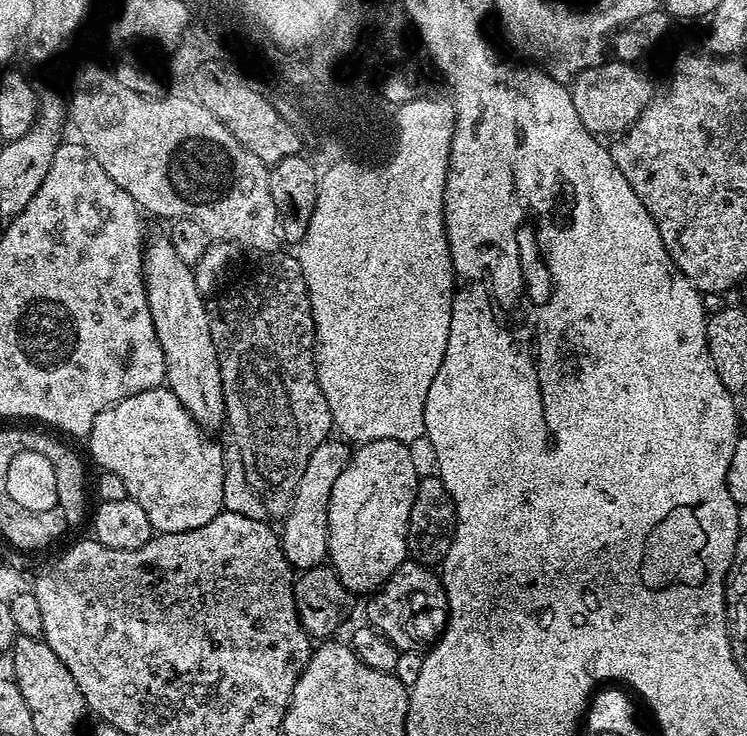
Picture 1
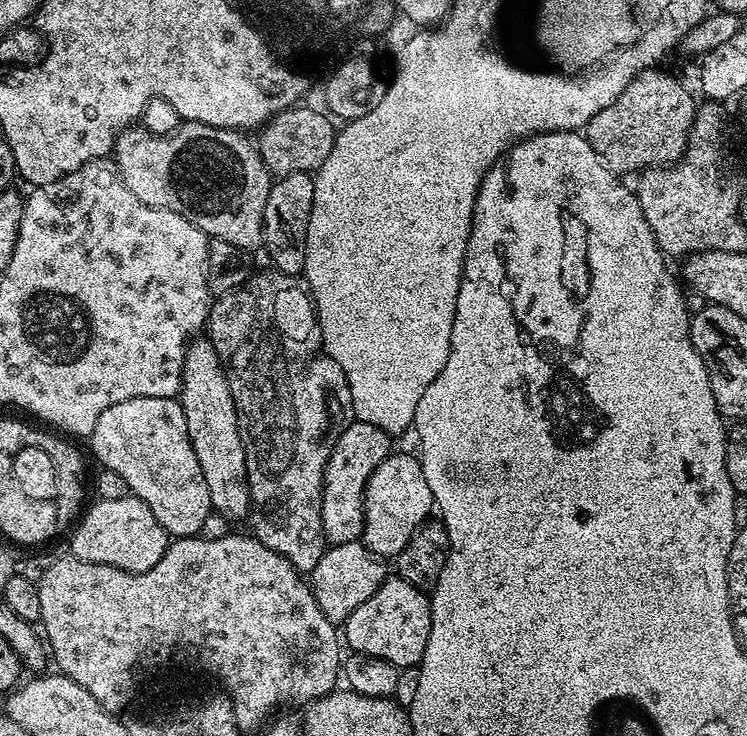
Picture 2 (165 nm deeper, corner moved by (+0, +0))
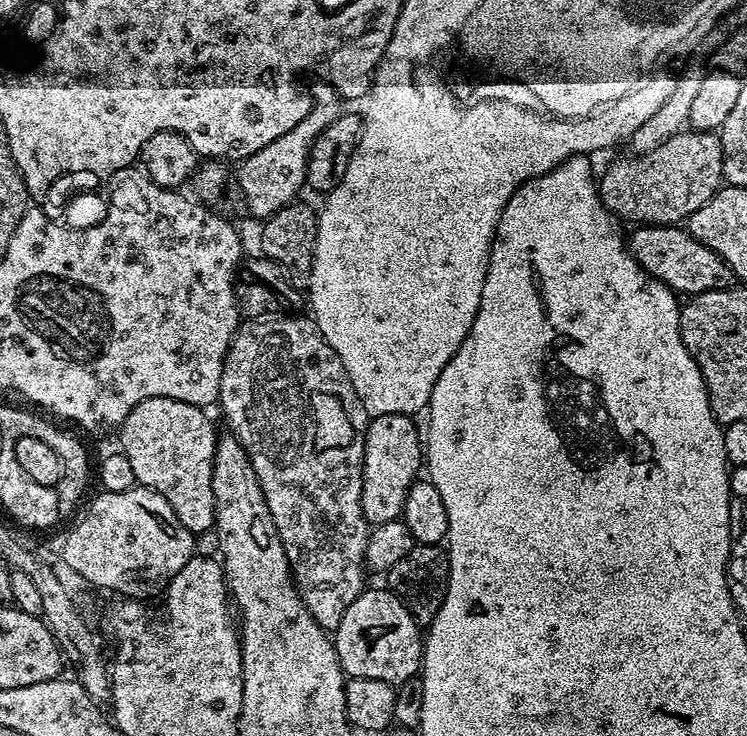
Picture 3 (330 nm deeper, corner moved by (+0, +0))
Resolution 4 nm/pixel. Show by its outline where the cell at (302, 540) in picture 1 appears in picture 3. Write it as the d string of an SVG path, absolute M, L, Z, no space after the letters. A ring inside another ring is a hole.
M382 414L372 416L364 432L362 466L362 514L369 525L397 519L404 511L408 491L422 472L422 432L416 429L411 415Z

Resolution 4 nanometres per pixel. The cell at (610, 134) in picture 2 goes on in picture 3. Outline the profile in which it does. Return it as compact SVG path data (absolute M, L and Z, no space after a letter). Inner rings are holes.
M685 130L674 134L672 138L666 142L662 142L662 146L658 146L654 150L650 150L645 156L632 156L628 160L616 160L604 172L604 177L599 177L598 187L600 190L600 200L606 206L606 210L611 212L613 216L621 221L633 220L636 226L676 226L681 222L687 221L688 217L694 214L694 210L698 210L703 204L708 204L710 198L715 192L720 191L722 181L724 180L724 151L720 145L720 137L716 132L698 132L695 130Z

